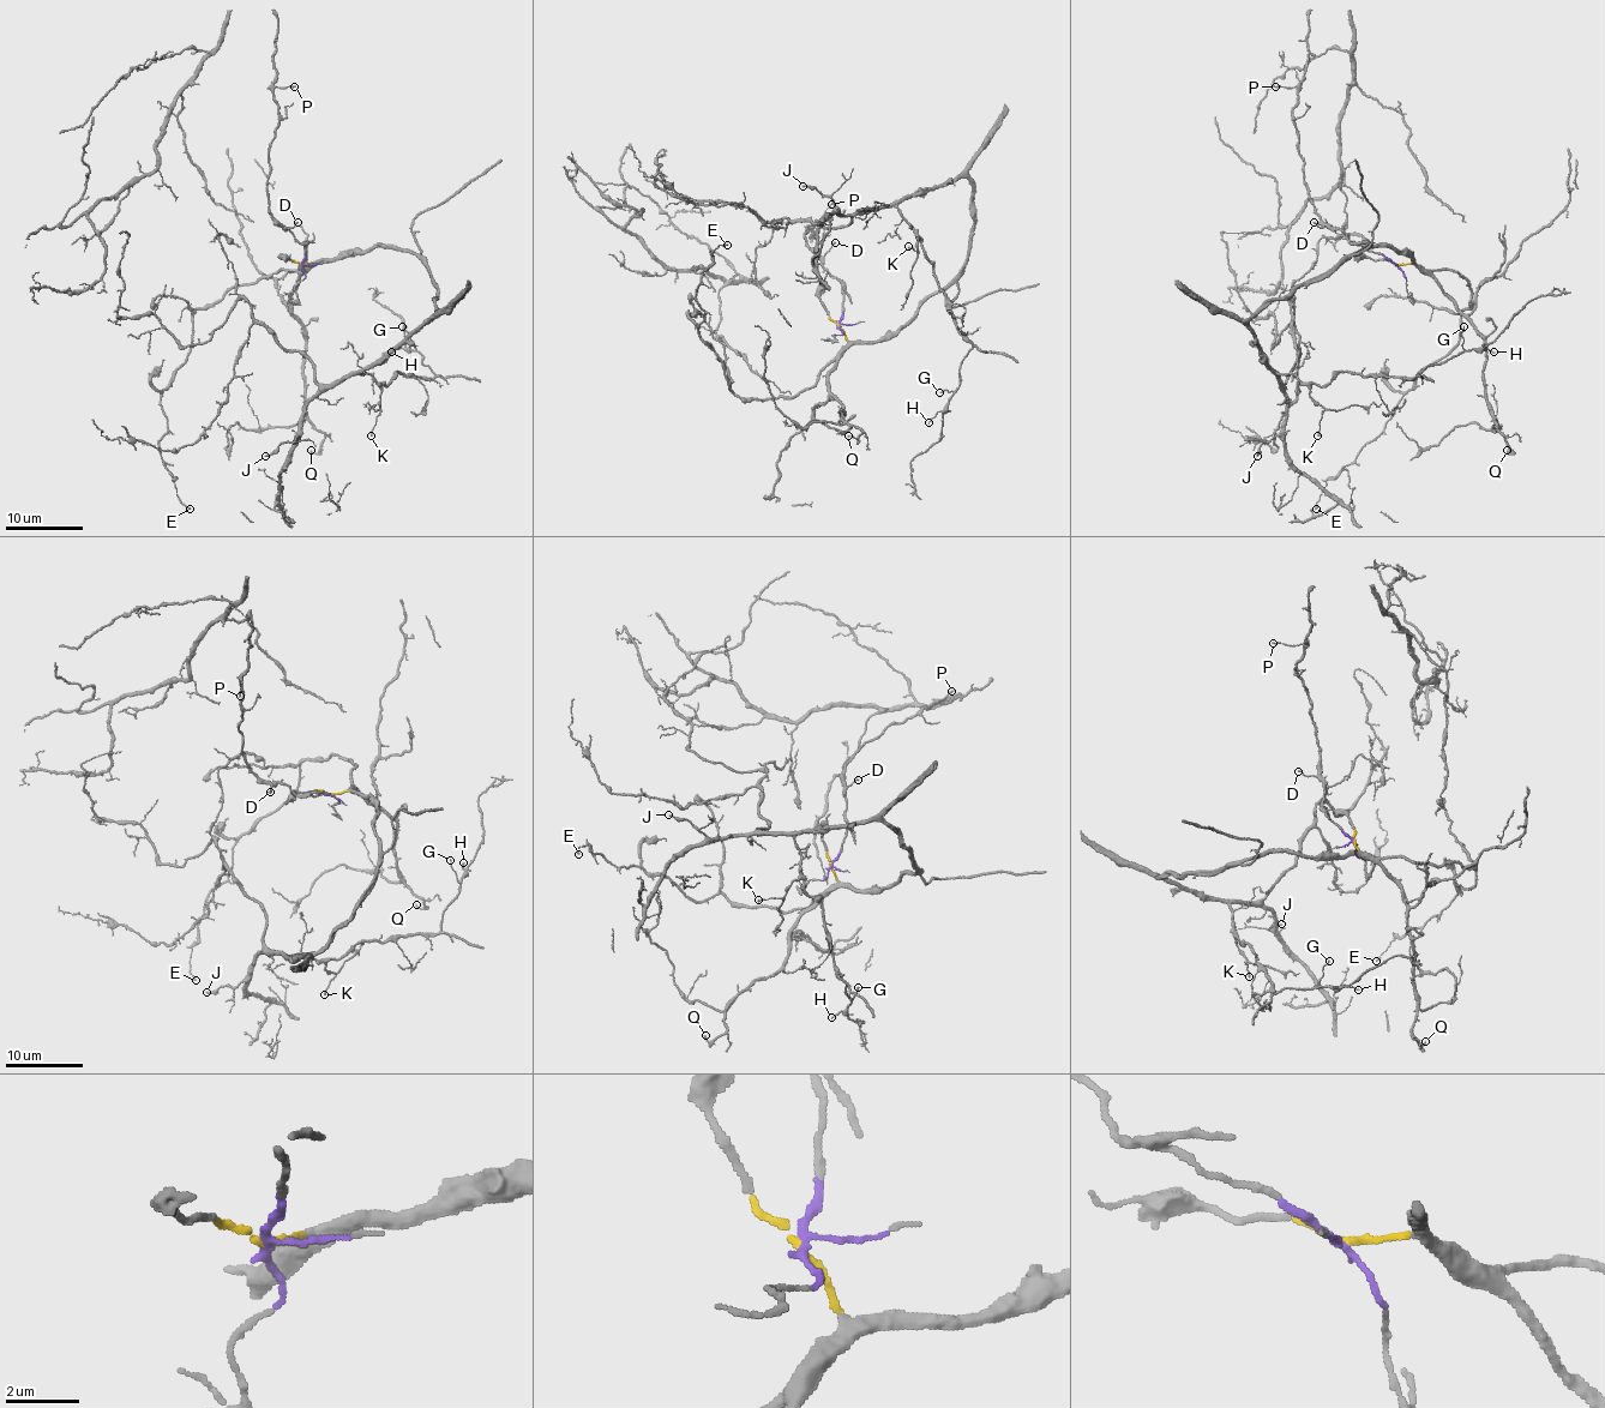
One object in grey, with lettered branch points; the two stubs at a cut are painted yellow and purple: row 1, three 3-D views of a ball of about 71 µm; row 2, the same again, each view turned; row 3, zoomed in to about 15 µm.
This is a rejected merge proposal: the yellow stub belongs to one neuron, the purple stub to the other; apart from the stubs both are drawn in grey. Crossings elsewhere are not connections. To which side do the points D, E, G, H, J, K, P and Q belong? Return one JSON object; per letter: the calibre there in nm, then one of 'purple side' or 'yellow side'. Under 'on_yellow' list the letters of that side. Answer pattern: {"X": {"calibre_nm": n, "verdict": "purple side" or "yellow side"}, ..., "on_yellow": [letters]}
{"D": {"calibre_nm": 110, "verdict": "purple side"}, "E": {"calibre_nm": 140, "verdict": "yellow side"}, "G": {"calibre_nm": 120, "verdict": "yellow side"}, "H": {"calibre_nm": 80, "verdict": "yellow side"}, "J": {"calibre_nm": 140, "verdict": "yellow side"}, "K": {"calibre_nm": 120, "verdict": "yellow side"}, "P": {"calibre_nm": 120, "verdict": "purple side"}, "Q": {"calibre_nm": 100, "verdict": "yellow side"}, "on_yellow": ["E", "G", "H", "J", "K", "Q"]}

